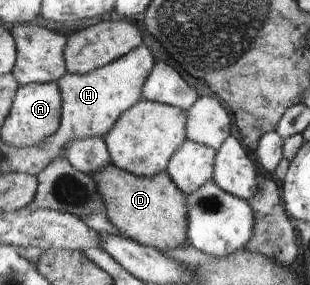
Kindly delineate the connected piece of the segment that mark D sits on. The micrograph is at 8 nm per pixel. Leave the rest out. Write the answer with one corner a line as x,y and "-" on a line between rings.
112,164
90,177
98,183
98,193
106,201
107,217
125,237
160,252
189,244
186,193
178,188
167,172
150,179
138,177

